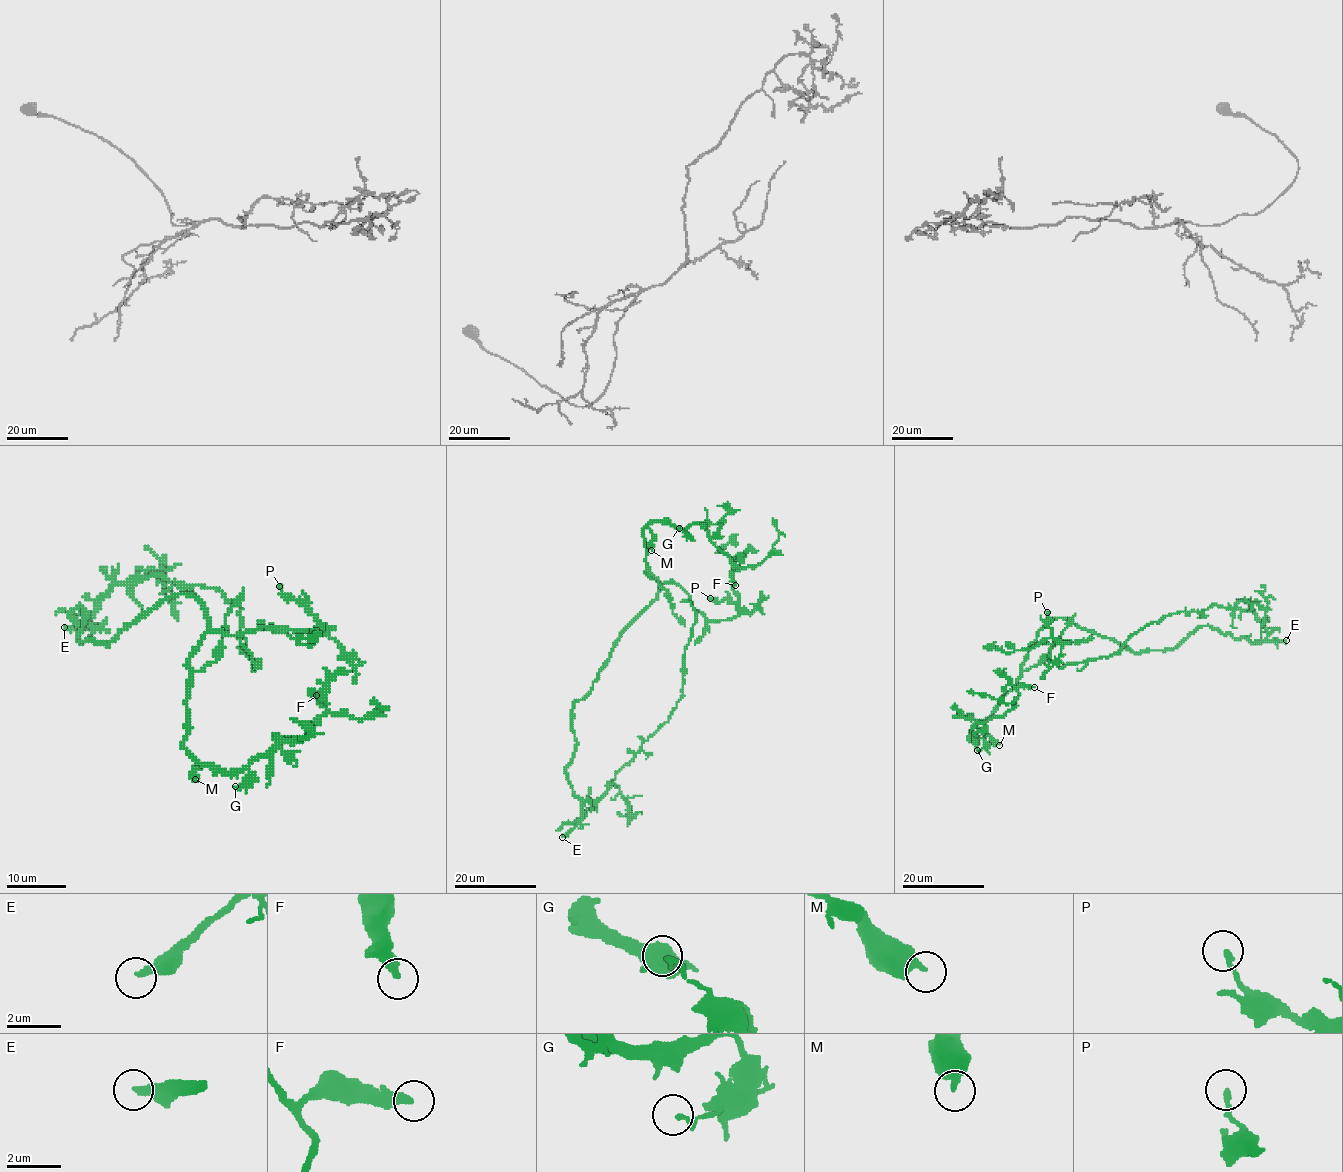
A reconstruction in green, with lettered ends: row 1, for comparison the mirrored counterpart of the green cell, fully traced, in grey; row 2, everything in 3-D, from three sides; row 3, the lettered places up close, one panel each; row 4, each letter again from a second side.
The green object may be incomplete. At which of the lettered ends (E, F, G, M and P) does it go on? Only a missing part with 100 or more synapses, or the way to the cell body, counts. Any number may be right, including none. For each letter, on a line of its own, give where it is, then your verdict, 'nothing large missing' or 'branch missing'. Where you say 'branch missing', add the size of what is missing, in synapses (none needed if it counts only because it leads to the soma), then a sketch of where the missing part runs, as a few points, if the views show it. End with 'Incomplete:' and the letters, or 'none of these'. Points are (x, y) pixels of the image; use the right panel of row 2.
E: at (1286, 640); branch missing; about 180 synapses
F: at (1034, 687); nothing large missing
G: at (977, 750); nothing large missing
M: at (999, 745); nothing large missing
P: at (1047, 612); nothing large missing
Incomplete: E

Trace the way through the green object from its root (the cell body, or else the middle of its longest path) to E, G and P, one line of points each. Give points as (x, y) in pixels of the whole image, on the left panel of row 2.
E: (104, 644), (79, 639), (85, 618), (80, 606), (70, 614), (79, 624), (85, 623), (92, 629), (64, 627)
G: (104, 644), (169, 597), (201, 603), (207, 632), (189, 660), (183, 745), (202, 764), (247, 768), (235, 786)
P: (104, 644), (180, 594), (201, 603), (214, 632), (321, 632), (318, 618), (279, 586)

